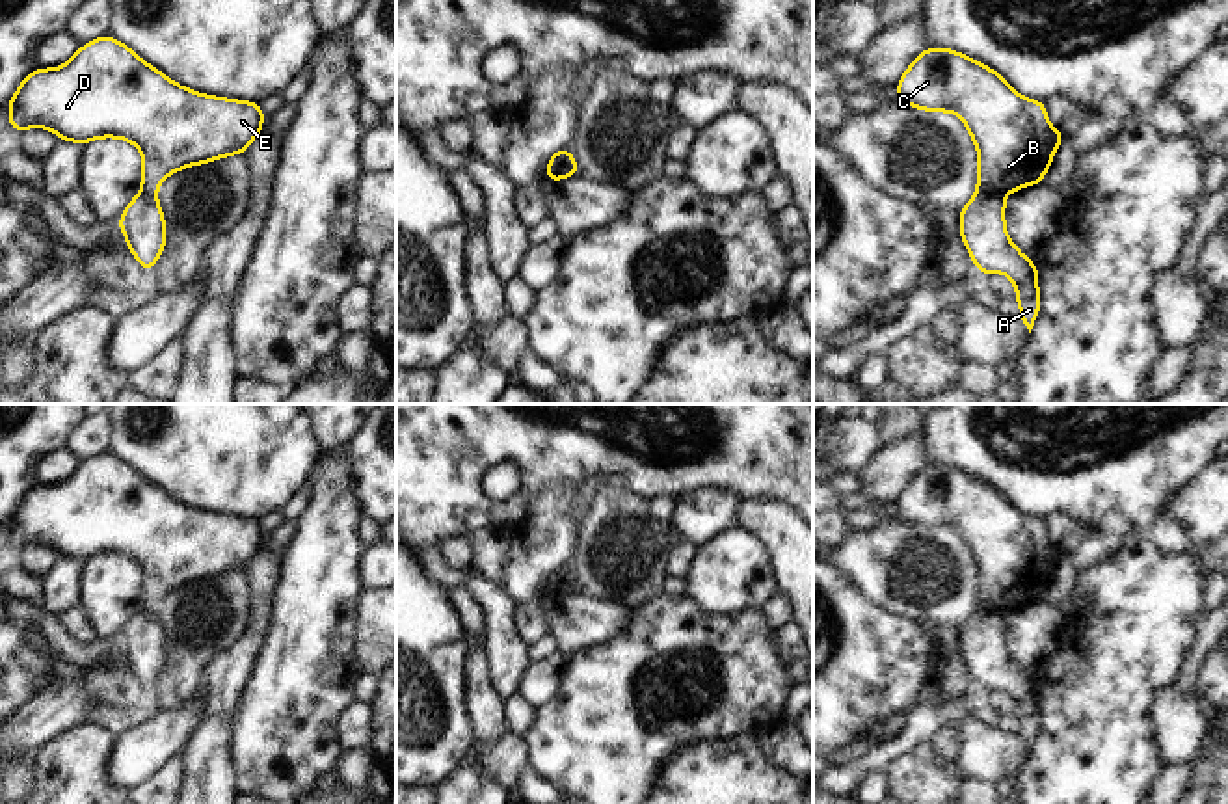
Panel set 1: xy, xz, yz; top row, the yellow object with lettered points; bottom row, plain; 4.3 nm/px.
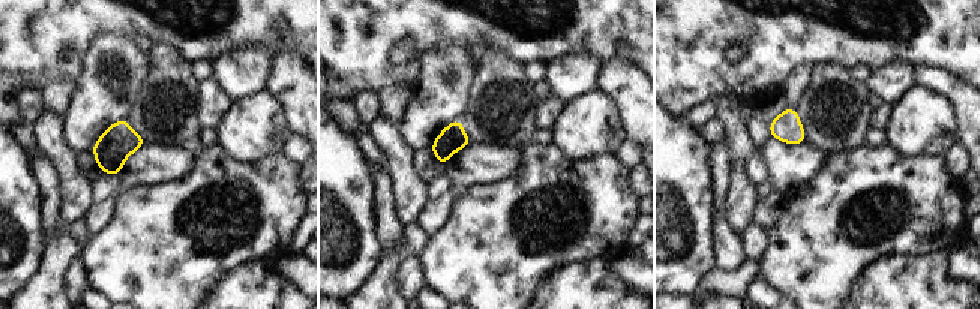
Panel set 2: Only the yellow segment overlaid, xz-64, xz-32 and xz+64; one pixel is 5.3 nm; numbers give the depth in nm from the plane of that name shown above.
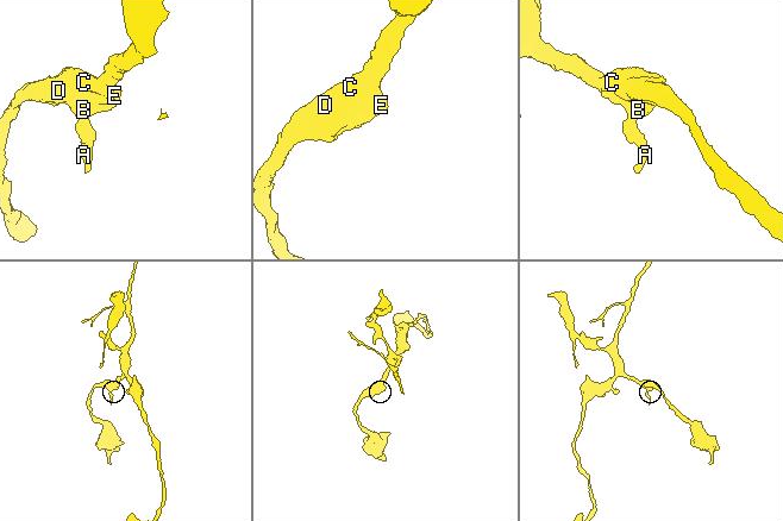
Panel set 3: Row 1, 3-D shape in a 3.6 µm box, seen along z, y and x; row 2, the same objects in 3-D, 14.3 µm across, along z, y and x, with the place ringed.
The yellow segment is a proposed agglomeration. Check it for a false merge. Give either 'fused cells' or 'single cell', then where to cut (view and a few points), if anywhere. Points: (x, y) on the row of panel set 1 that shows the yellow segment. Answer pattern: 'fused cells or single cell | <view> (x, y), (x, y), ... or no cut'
fused cells | xz (570, 155), (564, 155), (559, 164), (547, 168)

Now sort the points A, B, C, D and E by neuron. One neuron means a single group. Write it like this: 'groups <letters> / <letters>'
groups A / B C D E

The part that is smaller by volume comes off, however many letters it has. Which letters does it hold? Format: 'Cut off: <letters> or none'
Cut off: A

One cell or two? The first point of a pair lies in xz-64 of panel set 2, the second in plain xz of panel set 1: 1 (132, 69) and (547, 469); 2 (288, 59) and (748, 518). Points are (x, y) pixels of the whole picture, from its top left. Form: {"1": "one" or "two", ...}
{"1": "two", "2": "one"}

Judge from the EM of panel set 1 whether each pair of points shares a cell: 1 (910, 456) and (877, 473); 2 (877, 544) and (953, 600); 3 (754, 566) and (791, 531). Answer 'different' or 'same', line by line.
1: same
2: same
3: different

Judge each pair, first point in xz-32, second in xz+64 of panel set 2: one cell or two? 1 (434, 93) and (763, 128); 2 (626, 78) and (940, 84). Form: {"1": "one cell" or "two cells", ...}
{"1": "one cell", "2": "one cell"}

